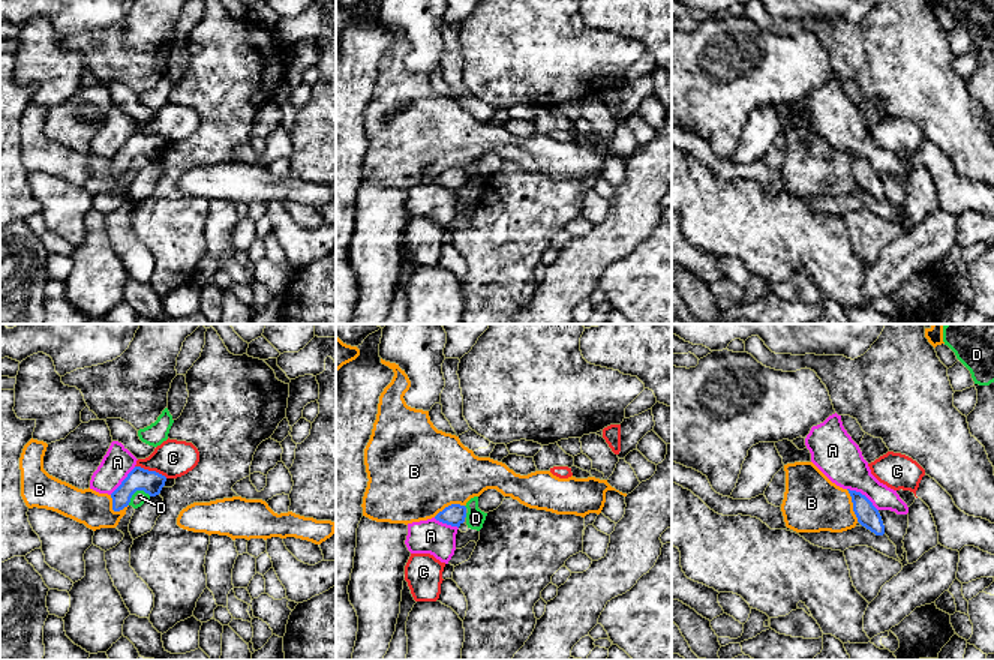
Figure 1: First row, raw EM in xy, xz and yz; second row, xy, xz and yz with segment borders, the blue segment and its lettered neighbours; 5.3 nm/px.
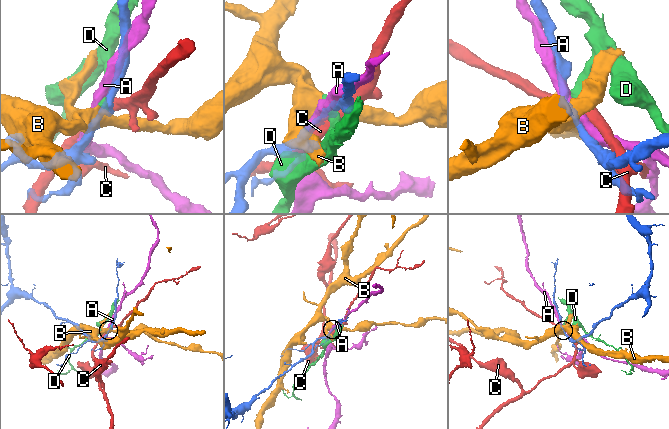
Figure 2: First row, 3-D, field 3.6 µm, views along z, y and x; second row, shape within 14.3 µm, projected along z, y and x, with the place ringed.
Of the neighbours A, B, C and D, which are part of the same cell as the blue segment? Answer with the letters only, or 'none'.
none

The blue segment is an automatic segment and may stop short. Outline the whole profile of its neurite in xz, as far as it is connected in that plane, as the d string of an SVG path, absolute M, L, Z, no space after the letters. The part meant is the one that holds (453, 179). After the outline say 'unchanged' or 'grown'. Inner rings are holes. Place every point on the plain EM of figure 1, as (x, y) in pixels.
M451 168L435 180L436 184L457 192L465 186L465 182L466 171L460 168Z; unchanged

